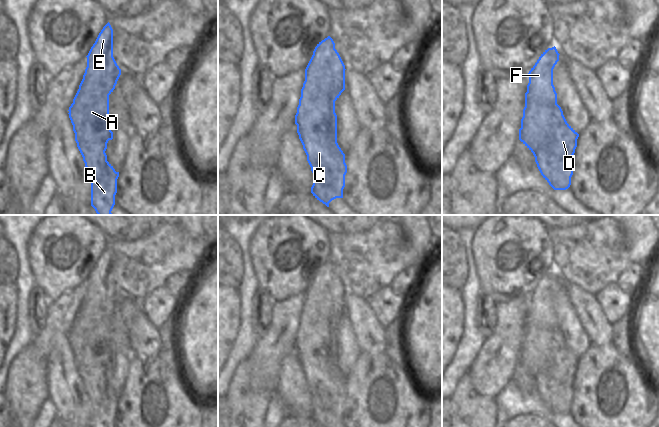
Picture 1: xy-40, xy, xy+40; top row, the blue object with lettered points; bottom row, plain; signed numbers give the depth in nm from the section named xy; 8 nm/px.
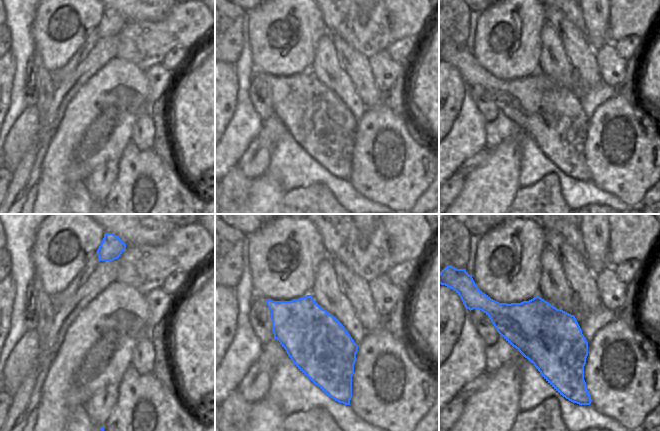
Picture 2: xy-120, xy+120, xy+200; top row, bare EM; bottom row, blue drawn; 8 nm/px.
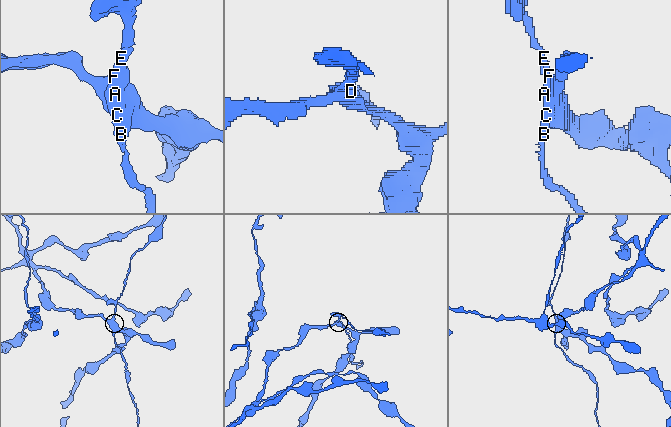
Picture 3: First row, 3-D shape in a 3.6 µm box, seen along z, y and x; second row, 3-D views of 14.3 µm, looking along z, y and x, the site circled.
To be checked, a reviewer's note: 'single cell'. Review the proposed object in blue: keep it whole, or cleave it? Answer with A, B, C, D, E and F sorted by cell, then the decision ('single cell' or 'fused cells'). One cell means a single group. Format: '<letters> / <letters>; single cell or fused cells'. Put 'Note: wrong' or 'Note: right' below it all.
A B C E F / D; fused cells
Note: wrong

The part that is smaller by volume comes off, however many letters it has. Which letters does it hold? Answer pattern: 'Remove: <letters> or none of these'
Remove: A, B, C, E, F

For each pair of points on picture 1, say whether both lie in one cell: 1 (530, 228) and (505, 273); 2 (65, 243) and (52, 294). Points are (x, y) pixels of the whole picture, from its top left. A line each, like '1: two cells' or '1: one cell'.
1: one cell
2: one cell

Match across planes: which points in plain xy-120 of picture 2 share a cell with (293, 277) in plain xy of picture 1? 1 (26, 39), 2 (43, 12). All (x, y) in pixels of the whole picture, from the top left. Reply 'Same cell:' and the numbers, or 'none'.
Same cell: 2

